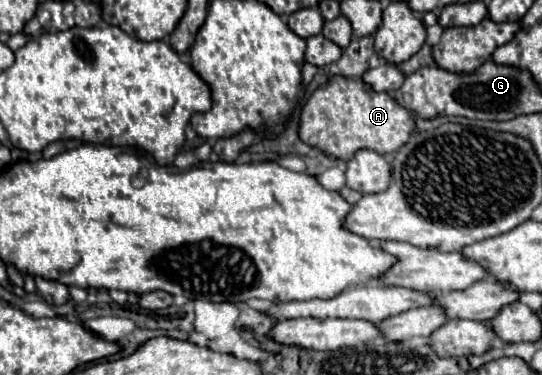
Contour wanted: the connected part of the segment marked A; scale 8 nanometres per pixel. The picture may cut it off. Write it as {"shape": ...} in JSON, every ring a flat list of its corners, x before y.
{"shape":[[334,75,326,85,318,87,302,107,300,139,322,149,326,155,348,161,360,149,372,149,380,155,396,153,408,143,414,125,414,113,402,107,390,93,372,91,362,79]]}

